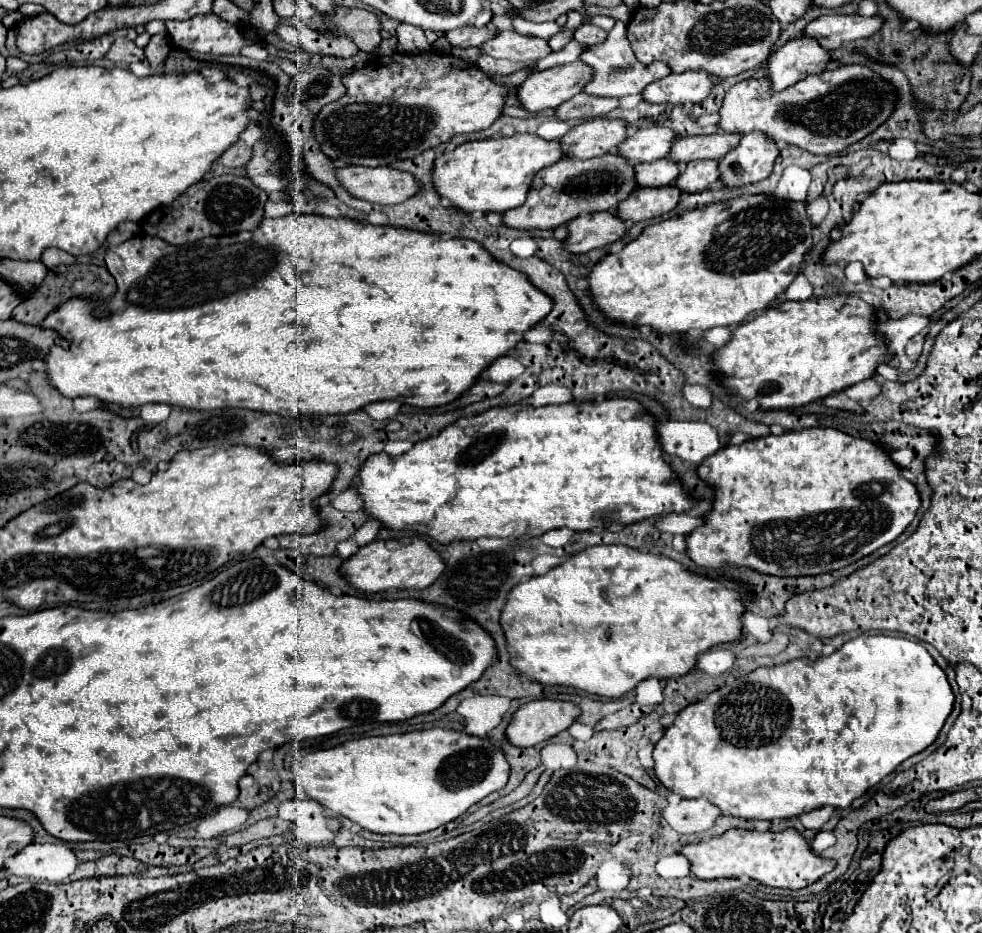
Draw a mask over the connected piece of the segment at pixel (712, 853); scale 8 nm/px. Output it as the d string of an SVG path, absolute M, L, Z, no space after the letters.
M726 830L708 842L686 844L680 850L690 862L690 872L698 880L714 880L720 876L748 876L770 888L800 890L814 884L818 878L834 870L836 860L826 860L814 854L808 842L794 830L784 832L754 832L754 830Z

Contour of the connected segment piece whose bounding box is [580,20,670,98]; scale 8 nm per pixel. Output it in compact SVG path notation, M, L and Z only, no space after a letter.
M616 22L616 26L610 30L606 42L592 46L590 50L580 54L580 60L592 68L592 80L584 86L584 92L590 96L606 96L606 98L622 98L628 94L640 94L650 82L656 82L670 74L670 68L664 62L652 62L650 66L644 66L636 60L632 54L632 48L626 38L626 24Z

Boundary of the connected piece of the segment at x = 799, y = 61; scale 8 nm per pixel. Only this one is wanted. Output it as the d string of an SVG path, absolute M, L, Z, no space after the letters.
M800 36L788 40L782 48L774 50L764 64L766 78L772 90L780 92L806 76L824 72L830 62L830 52L826 52L816 40Z

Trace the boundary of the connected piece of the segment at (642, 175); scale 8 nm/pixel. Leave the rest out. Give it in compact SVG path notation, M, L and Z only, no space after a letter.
M664 158L656 162L642 162L636 164L636 184L638 186L668 186L680 174L678 164Z

